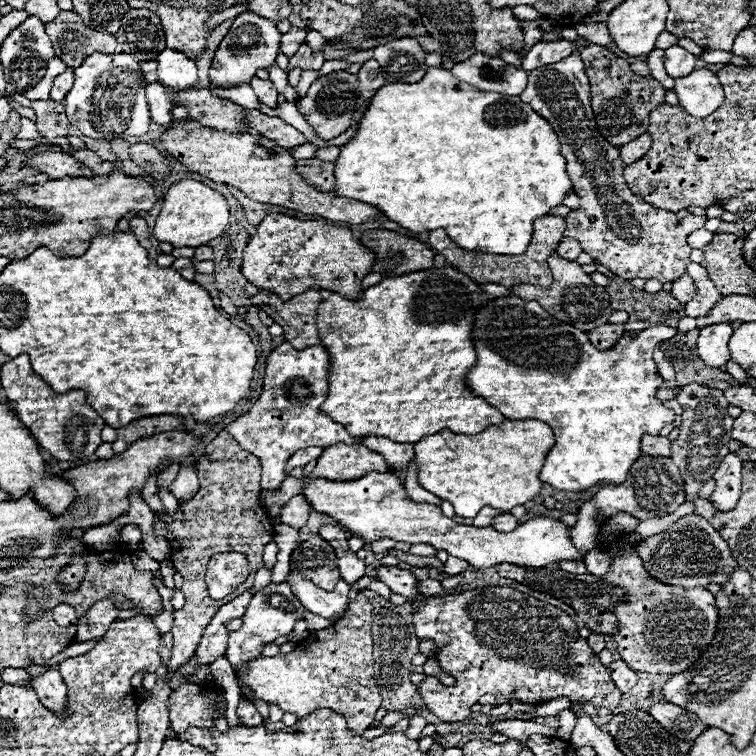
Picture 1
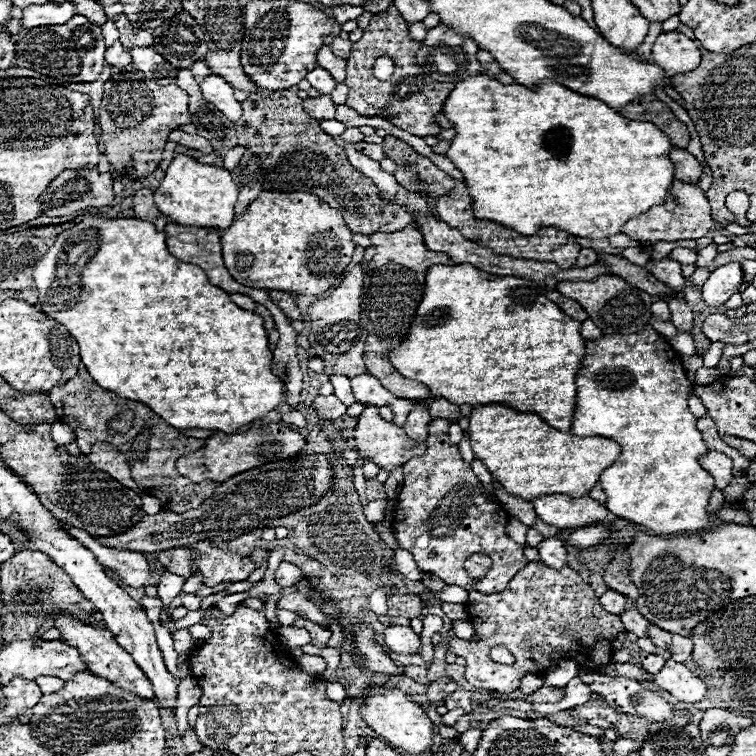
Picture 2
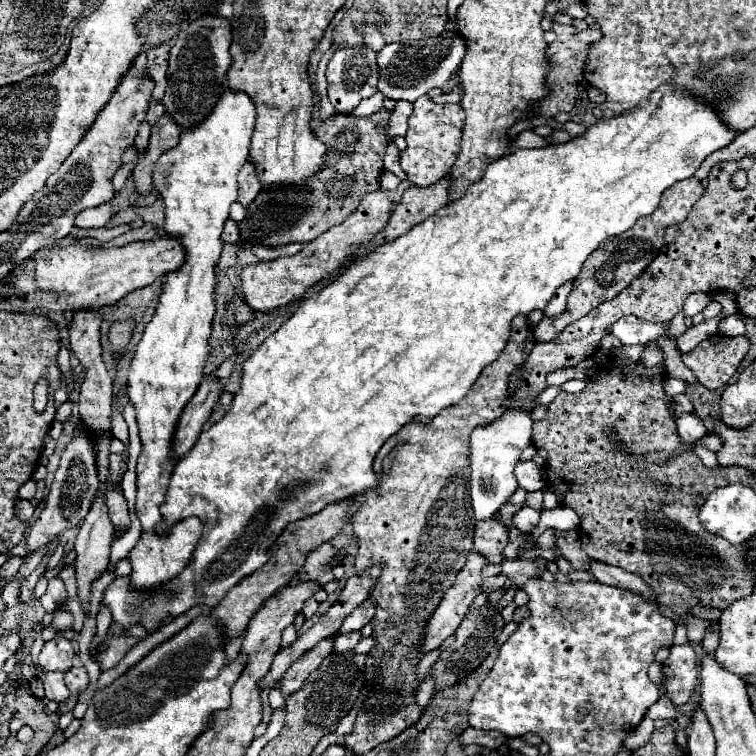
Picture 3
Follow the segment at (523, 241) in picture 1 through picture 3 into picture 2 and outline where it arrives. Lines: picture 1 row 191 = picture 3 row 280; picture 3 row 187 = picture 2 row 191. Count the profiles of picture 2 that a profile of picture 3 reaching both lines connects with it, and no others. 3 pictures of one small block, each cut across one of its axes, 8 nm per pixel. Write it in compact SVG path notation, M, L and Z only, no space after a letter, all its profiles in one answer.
M478 74L478 76L470 76L462 82L456 84L456 88L450 92L446 106L444 106L444 114L446 118L454 124L456 128L456 138L452 140L450 150L446 152L446 156L462 170L464 174L464 182L470 190L470 196L474 200L474 212L476 218L482 220L494 220L502 226L510 226L514 230L518 230L520 234L536 234L538 226L558 226L562 230L568 230L574 236L582 236L582 238L610 238L616 234L622 234L622 226L634 218L644 214L646 210L650 210L654 204L664 204L670 198L670 186L674 182L674 164L670 162L670 150L674 148L670 144L668 134L664 134L662 130L658 130L654 124L650 122L640 122L640 120L630 120L618 112L614 112L610 106L606 106L602 100L590 98L590 96L582 96L578 92L568 90L562 84L554 84L550 80L538 84L534 90L522 86L522 84L500 84L496 78L490 78L486 74Z

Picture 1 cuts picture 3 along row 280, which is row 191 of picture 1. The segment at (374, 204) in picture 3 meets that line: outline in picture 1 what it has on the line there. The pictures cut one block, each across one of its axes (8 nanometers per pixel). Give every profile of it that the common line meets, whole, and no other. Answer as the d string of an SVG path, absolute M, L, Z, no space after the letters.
M186 118L168 128L166 134L162 134L162 146L170 150L176 160L186 164L190 172L198 172L218 184L236 186L248 198L262 204L276 204L298 210L302 214L316 214L328 220L350 224L362 224L374 220L380 214L380 210L372 208L370 204L340 198L332 192L324 194L314 190L310 184L304 182L304 178L294 172L296 160L290 156L290 152L262 136L252 136L246 132L220 132Z

